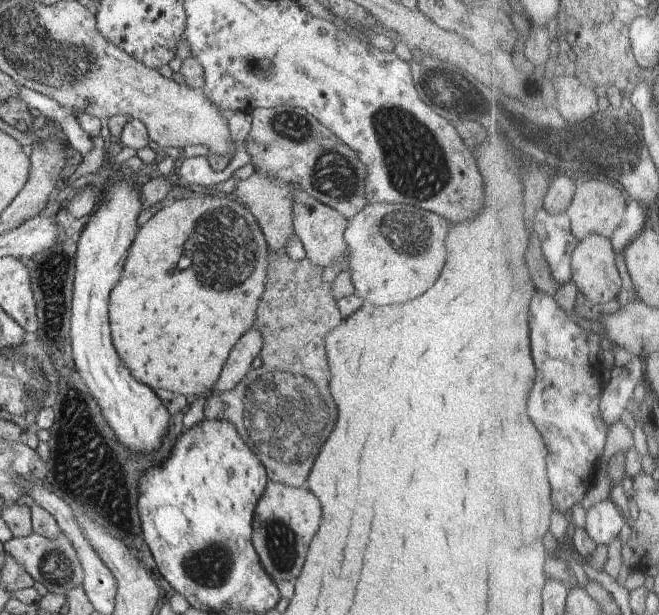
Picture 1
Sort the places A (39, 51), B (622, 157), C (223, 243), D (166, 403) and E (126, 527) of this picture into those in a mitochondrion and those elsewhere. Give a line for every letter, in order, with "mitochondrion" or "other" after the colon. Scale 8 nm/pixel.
A: mitochondrion
B: mitochondrion
C: mitochondrion
D: other
E: mitochondrion

